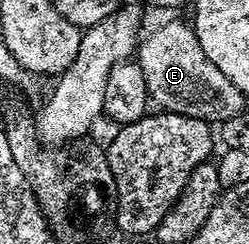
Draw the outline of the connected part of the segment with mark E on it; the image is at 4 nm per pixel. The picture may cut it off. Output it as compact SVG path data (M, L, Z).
M169 22L158 30L146 33L140 39L135 51L136 57L141 57L141 74L145 77L144 89L150 95L157 97L158 107L175 114L188 114L191 118L213 120L221 110L221 94L231 90L231 83L220 68L215 65L201 48L201 41L197 39L196 29L185 22Z

